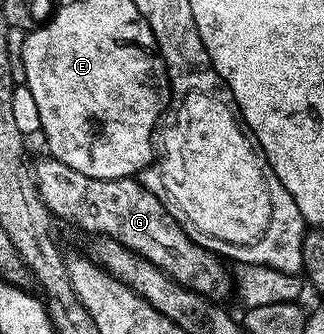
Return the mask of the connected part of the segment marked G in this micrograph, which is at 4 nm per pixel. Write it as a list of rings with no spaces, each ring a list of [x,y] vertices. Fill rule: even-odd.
[[[45,156],[35,166],[35,181],[39,196],[54,219],[74,222],[79,229],[86,230],[89,236],[115,239],[140,258],[146,258],[158,266],[180,286],[194,290],[204,298],[221,300],[224,296],[226,263],[217,255],[204,250],[200,241],[193,239],[192,242],[185,235],[186,227],[165,211],[166,203],[161,203],[151,191],[144,190],[136,177],[83,176],[83,172],[75,172],[75,168],[63,164],[57,158]]]

